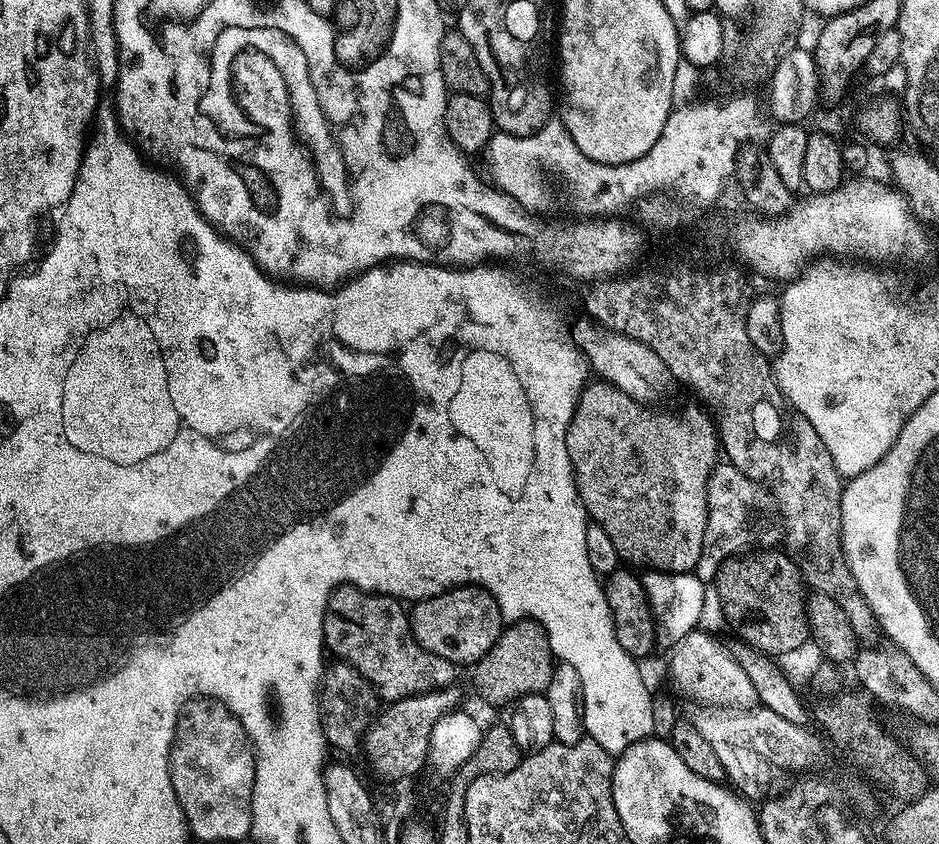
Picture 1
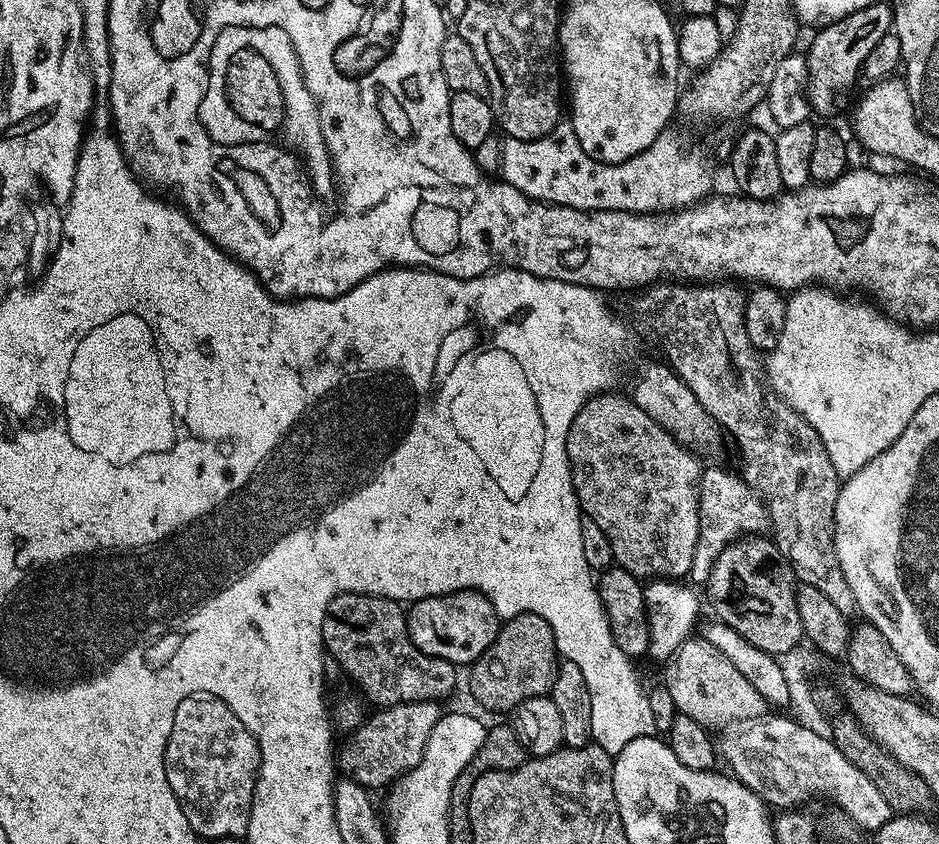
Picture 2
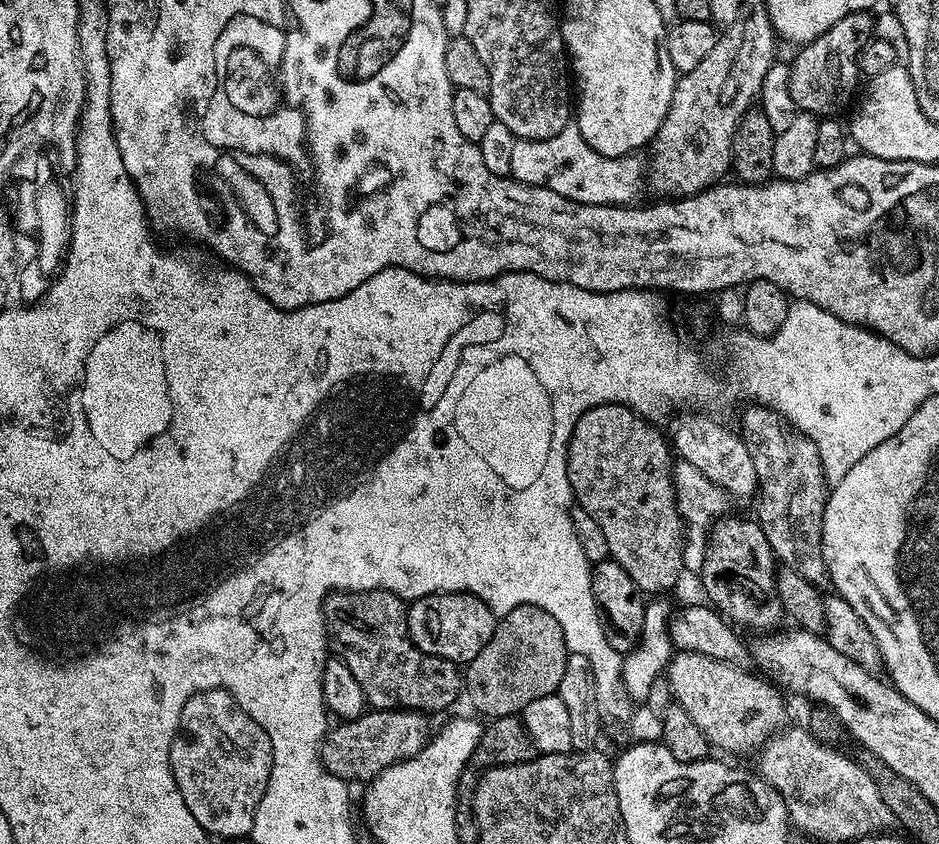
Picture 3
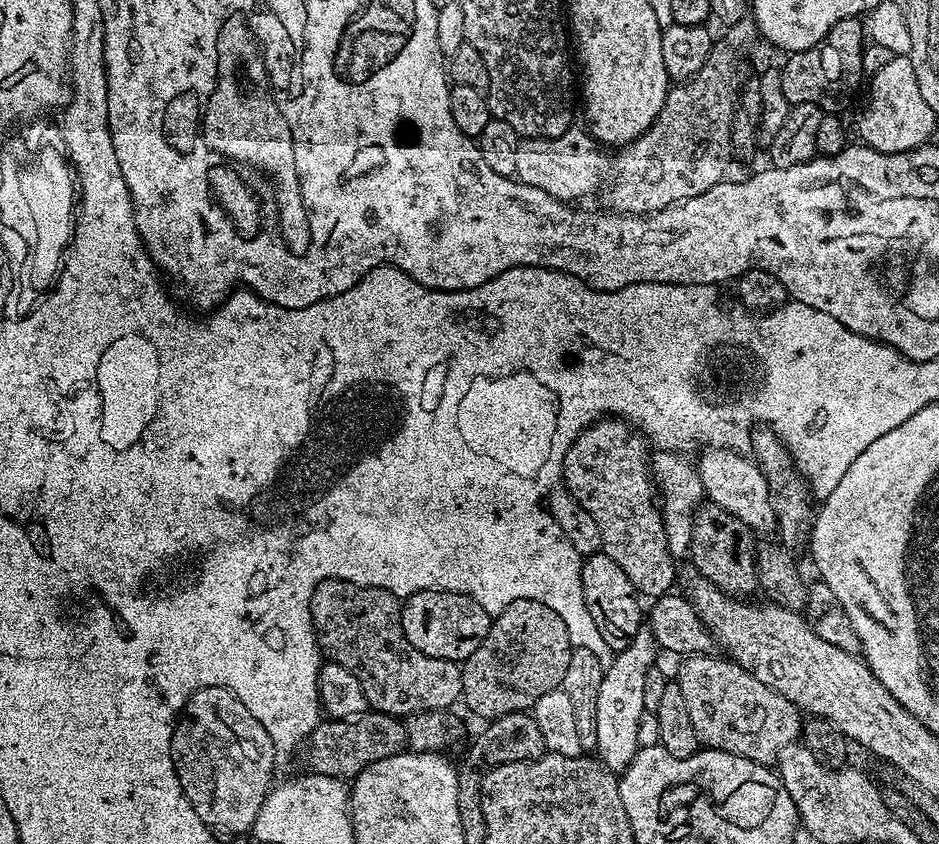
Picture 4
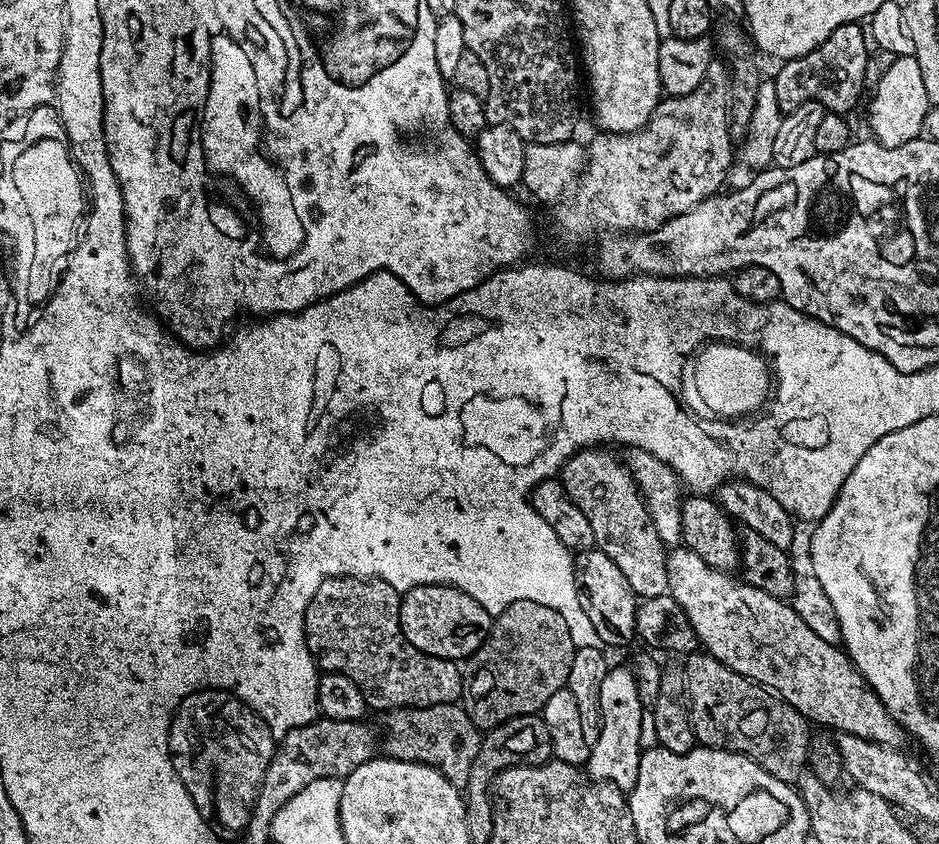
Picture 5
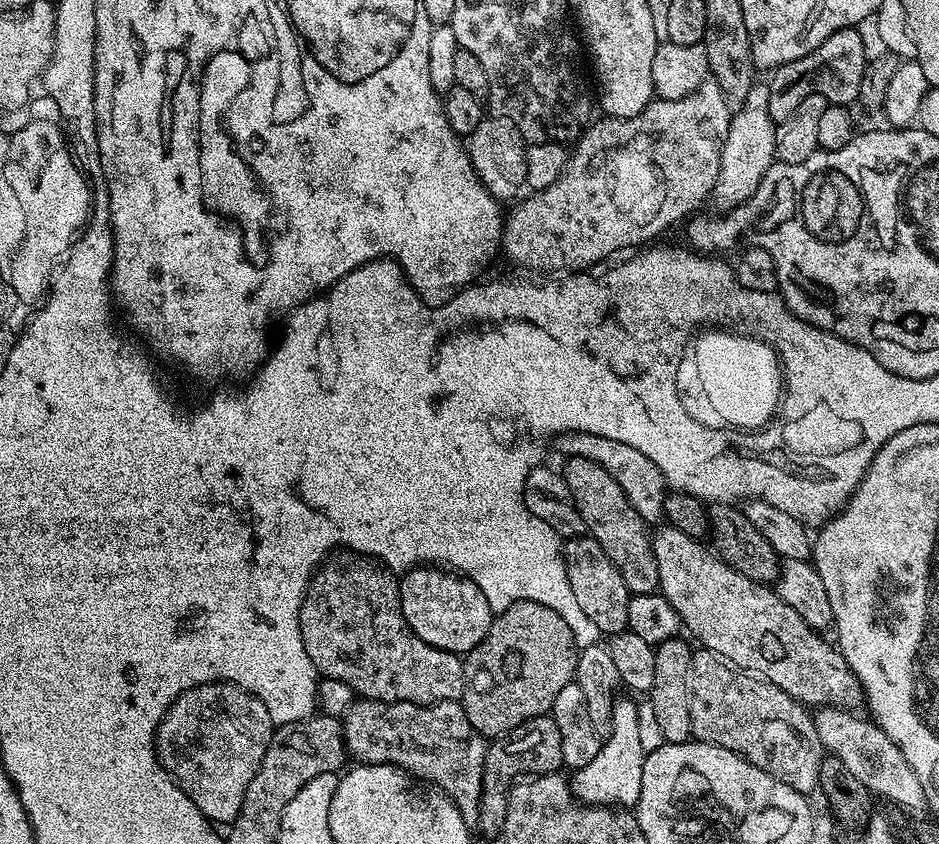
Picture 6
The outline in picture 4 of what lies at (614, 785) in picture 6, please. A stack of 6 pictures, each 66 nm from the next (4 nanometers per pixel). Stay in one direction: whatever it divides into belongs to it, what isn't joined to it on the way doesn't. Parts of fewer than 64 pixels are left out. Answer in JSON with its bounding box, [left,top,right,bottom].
[595,626,658,774]

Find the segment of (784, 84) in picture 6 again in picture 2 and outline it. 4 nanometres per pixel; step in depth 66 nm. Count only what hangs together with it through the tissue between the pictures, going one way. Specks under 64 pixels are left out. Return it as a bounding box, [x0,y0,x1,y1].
[806,2,893,116]

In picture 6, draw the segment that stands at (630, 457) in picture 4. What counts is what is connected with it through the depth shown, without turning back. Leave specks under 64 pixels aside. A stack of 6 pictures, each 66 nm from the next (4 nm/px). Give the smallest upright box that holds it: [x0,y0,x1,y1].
[562,456,660,593]

